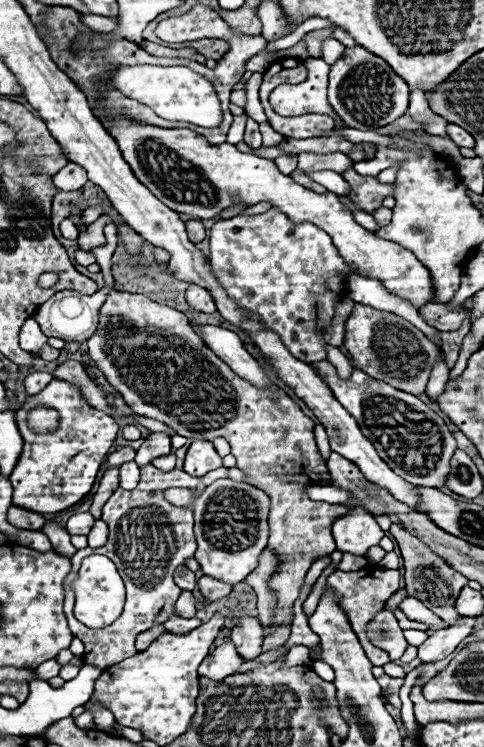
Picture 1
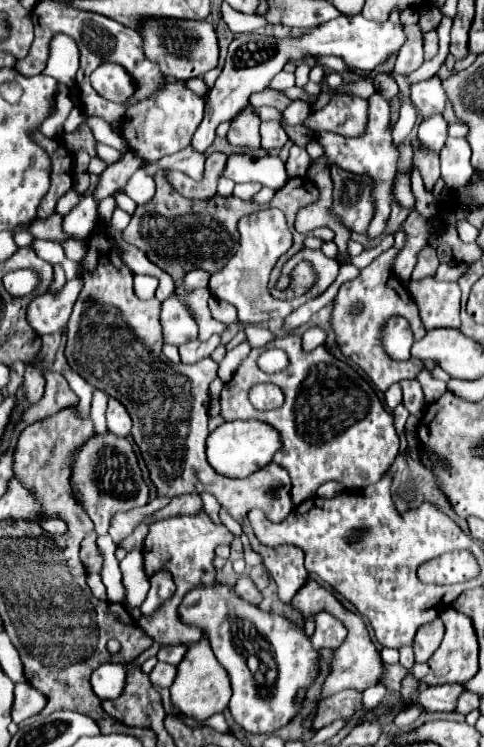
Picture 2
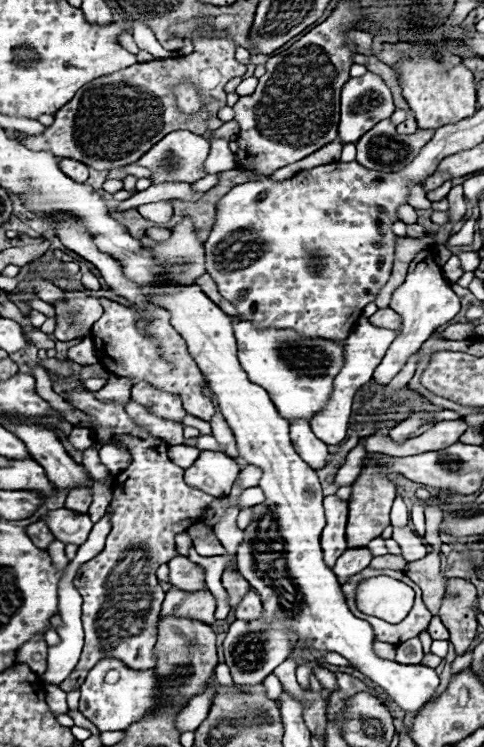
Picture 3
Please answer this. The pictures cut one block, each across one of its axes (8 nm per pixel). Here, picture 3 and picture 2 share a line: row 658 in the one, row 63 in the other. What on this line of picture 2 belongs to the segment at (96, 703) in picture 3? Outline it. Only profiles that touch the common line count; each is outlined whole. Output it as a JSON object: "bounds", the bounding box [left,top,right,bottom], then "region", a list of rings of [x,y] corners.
{"bounds":[90,62,136,104],"region":[[[102,62],[90,76],[92,88],[106,100],[126,104],[128,98],[136,92],[136,82],[130,74],[116,62]]]}

